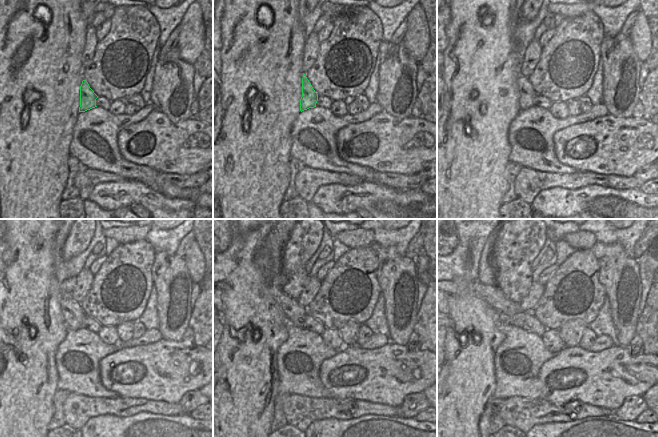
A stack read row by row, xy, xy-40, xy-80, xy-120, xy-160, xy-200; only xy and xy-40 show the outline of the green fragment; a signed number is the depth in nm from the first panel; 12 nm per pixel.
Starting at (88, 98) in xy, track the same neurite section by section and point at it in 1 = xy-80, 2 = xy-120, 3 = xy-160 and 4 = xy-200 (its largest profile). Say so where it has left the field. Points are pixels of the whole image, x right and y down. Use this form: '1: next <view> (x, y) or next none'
1: next xy-80 (527, 94)
2: next xy-120 (72, 311)
3: next xy-160 (296, 314)
4: next xy-200 (491, 294)

